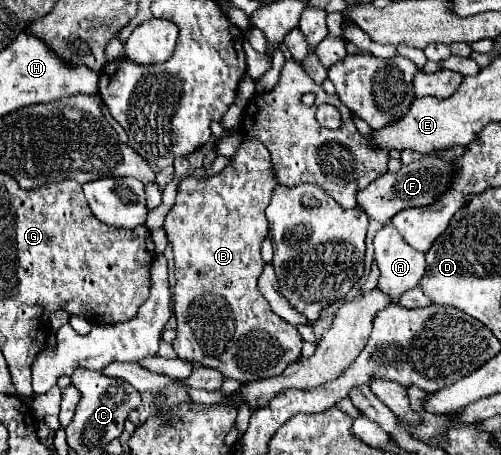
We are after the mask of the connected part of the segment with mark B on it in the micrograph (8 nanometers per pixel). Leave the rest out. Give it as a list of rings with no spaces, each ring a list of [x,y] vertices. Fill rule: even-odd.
[[[244,139],[240,143],[238,151],[230,157],[228,167],[222,173],[218,173],[218,175],[214,175],[210,179],[200,179],[200,177],[194,177],[194,175],[182,179],[180,185],[178,185],[176,203],[172,205],[172,209],[168,211],[166,221],[164,221],[164,229],[168,233],[168,239],[174,245],[174,261],[176,261],[176,271],[174,271],[174,277],[176,277],[176,285],[174,285],[174,313],[176,313],[178,329],[176,329],[176,339],[174,339],[174,351],[178,355],[178,359],[182,359],[182,361],[190,361],[190,363],[198,363],[198,365],[204,365],[204,367],[210,367],[210,369],[218,369],[218,371],[222,371],[222,375],[226,379],[234,379],[238,383],[250,383],[250,381],[274,377],[274,375],[282,373],[286,369],[286,365],[298,361],[300,359],[300,349],[302,349],[302,337],[300,337],[296,327],[292,327],[290,323],[280,319],[270,309],[268,301],[262,297],[262,293],[258,291],[258,285],[256,285],[258,283],[258,275],[262,273],[262,267],[264,267],[264,261],[260,257],[260,243],[268,235],[268,221],[266,221],[264,209],[268,207],[272,191],[278,185],[278,181],[274,181],[274,169],[270,167],[270,151],[260,141]]]

